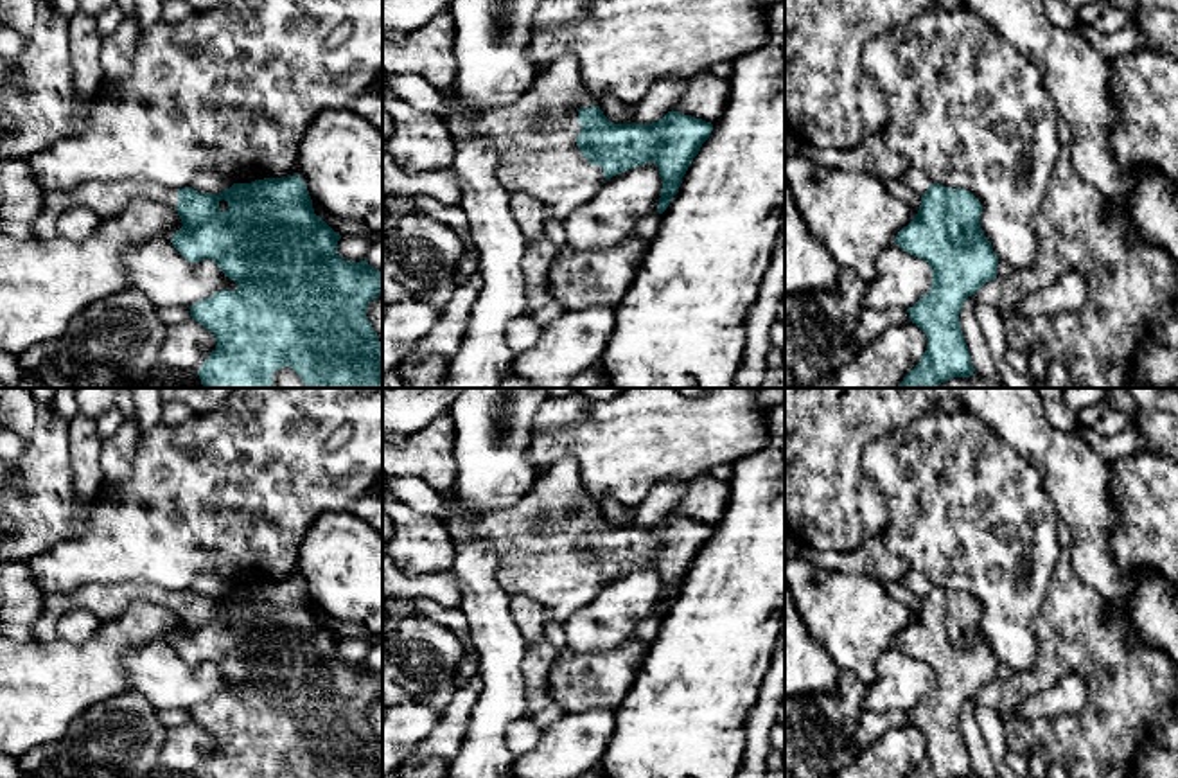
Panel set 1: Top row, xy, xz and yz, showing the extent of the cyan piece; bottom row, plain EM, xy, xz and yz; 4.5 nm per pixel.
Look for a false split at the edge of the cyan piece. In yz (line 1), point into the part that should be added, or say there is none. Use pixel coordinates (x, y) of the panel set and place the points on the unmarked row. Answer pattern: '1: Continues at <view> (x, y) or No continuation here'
1: No continuation here

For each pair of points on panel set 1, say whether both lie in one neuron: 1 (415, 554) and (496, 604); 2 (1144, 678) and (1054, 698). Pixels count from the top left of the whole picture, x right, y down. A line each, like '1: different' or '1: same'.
1: different
2: different

